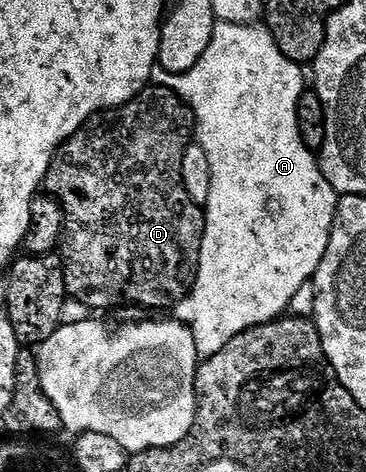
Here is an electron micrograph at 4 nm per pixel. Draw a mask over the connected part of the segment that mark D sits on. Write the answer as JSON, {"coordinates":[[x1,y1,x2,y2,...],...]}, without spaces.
{"coordinates":[[149,85,136,98,121,107,100,111,83,123,52,157,52,164,46,173,43,186,53,200,64,210,64,238,62,258,68,298,77,299,93,312,108,311,111,307,168,307,175,308,192,291,196,283,196,270,200,264,200,250,204,236,205,208,190,199,182,177,183,154,194,139,195,119,184,98,166,85]]}

